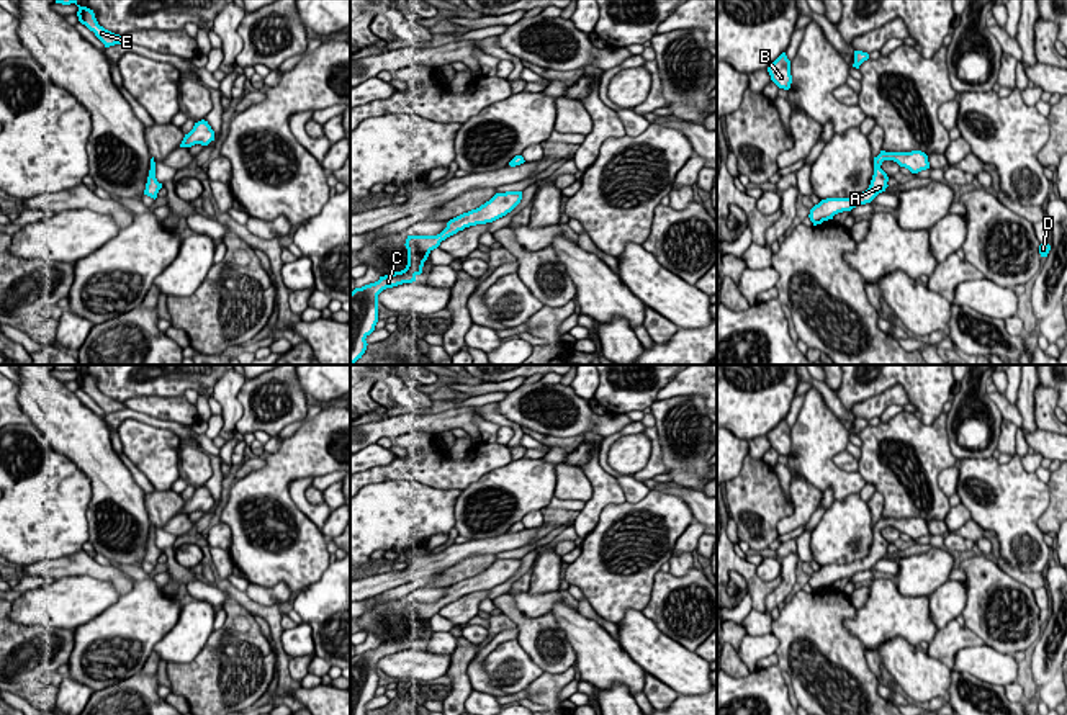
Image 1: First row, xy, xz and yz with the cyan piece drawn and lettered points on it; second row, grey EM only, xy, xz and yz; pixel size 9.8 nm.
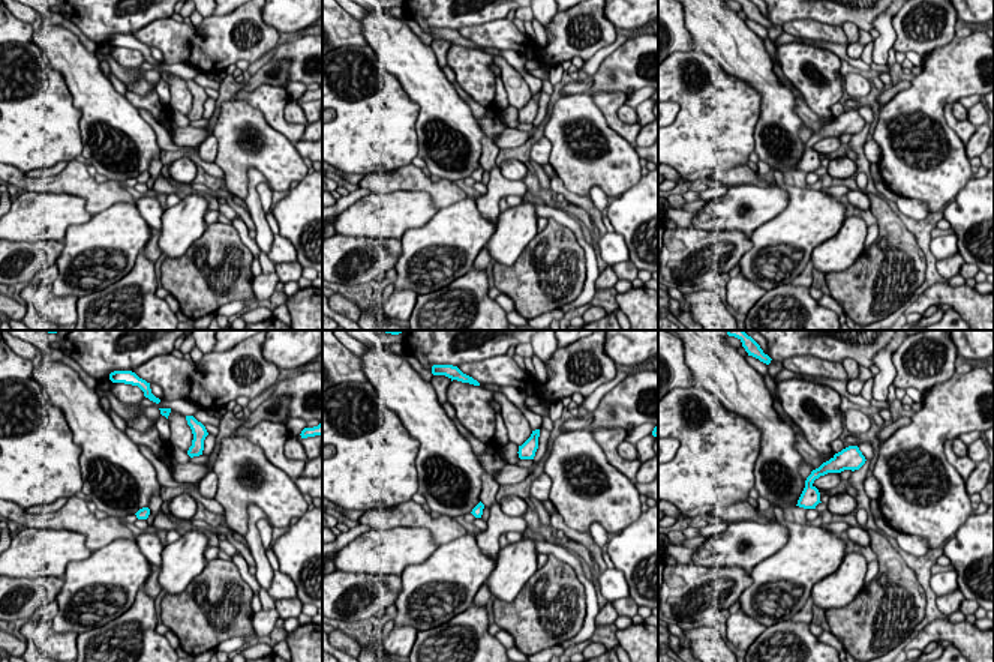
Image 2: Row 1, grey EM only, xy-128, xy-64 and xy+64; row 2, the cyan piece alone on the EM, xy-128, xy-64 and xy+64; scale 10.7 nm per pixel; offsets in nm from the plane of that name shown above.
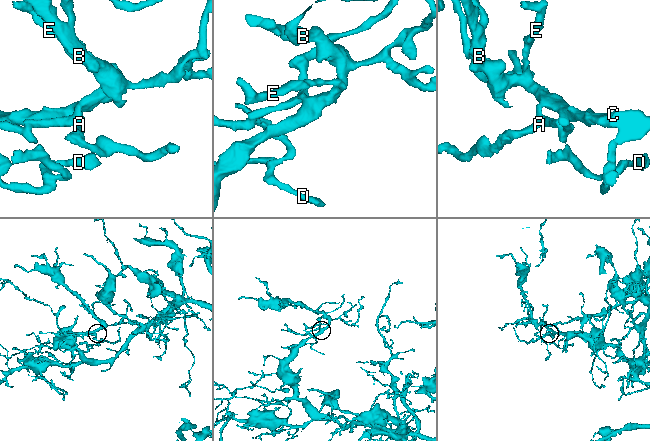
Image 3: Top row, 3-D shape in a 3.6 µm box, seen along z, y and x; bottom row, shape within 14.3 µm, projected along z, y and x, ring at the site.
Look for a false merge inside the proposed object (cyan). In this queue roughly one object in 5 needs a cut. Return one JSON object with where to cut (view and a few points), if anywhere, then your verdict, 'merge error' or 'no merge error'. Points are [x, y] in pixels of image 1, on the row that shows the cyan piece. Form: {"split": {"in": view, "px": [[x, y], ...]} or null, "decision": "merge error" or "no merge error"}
{"split": null, "decision": "no merge error"}

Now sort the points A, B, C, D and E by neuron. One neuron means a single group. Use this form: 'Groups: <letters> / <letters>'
Groups: A B C D E

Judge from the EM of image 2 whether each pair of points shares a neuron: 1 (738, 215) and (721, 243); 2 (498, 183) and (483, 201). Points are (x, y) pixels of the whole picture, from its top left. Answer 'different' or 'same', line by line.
1: different
2: same

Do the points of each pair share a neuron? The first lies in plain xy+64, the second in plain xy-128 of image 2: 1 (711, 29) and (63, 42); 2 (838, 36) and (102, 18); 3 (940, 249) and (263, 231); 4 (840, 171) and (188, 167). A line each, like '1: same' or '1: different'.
1: same
2: different
3: different
4: same

